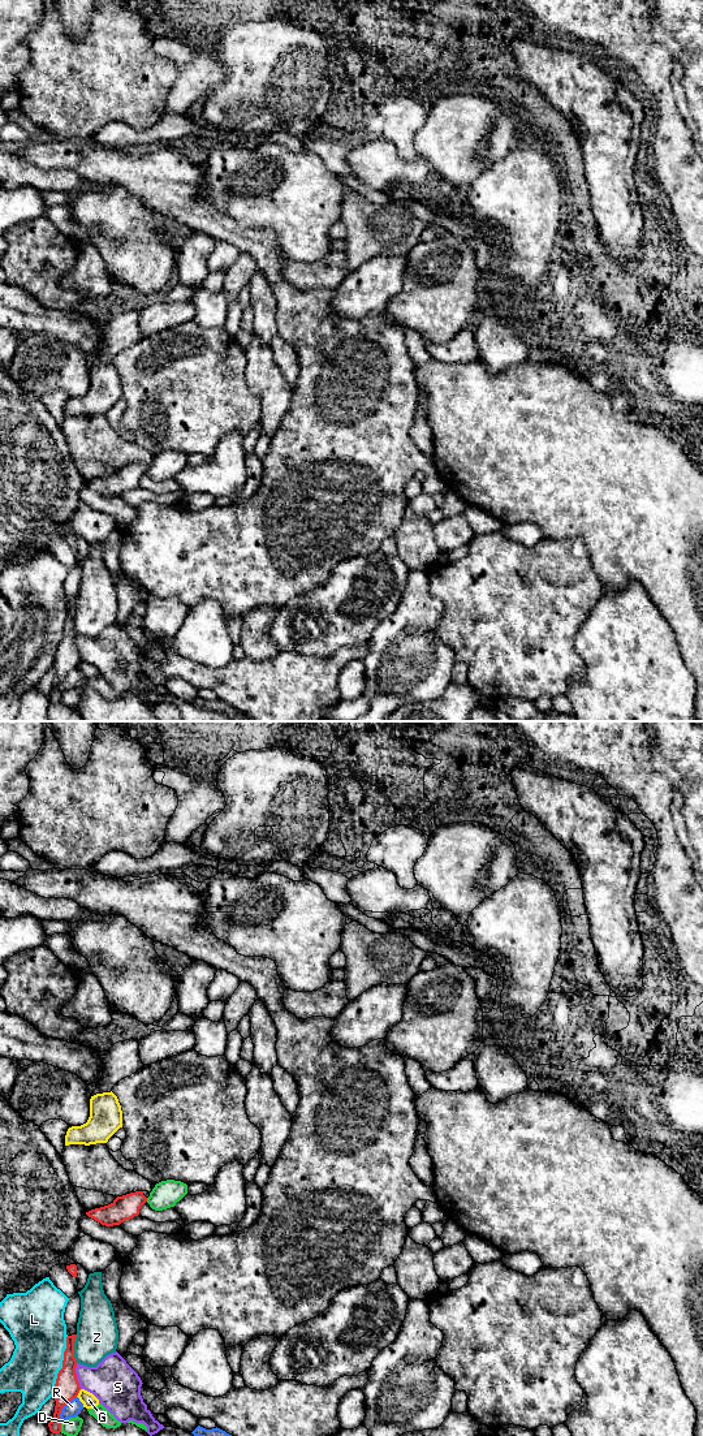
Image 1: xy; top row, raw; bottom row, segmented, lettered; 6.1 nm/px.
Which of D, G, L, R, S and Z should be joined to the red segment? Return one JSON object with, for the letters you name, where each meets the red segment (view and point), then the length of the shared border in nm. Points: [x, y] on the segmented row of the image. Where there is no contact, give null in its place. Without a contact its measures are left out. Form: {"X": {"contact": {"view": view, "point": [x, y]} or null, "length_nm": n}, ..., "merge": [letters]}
{"merge": []}

